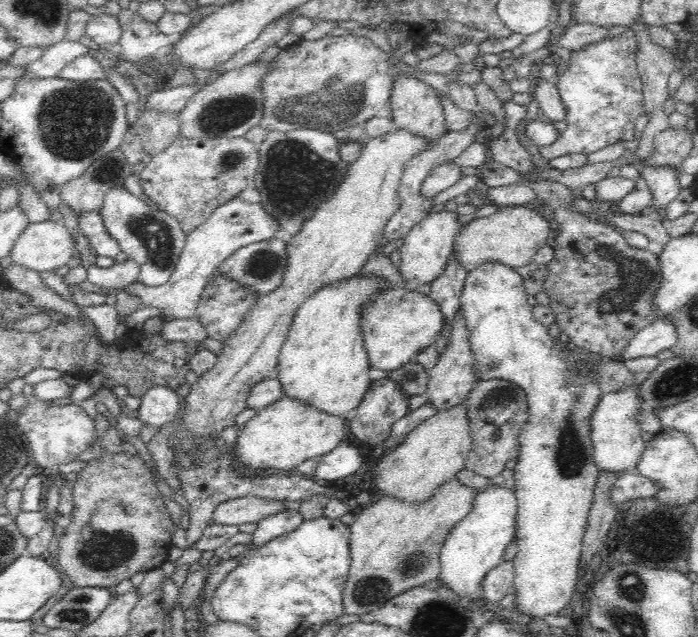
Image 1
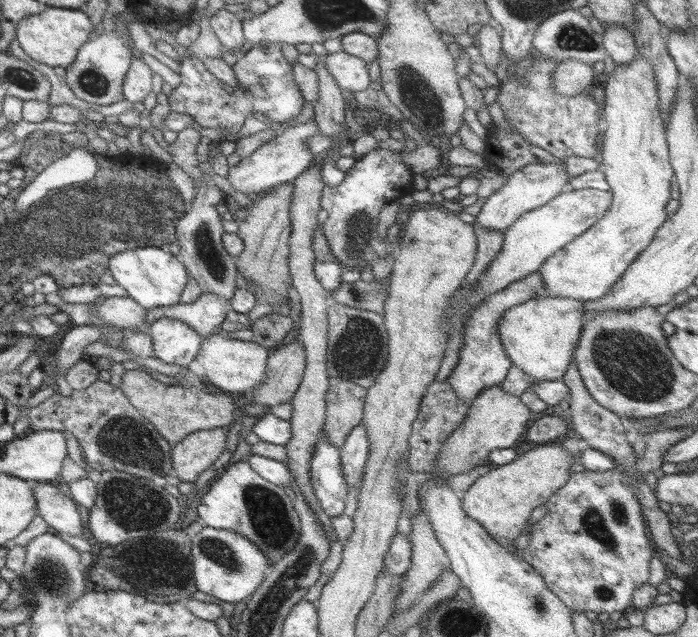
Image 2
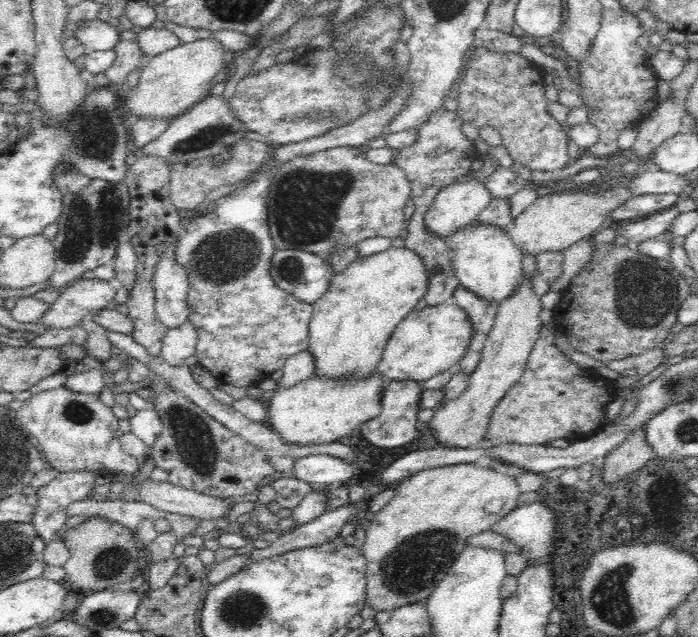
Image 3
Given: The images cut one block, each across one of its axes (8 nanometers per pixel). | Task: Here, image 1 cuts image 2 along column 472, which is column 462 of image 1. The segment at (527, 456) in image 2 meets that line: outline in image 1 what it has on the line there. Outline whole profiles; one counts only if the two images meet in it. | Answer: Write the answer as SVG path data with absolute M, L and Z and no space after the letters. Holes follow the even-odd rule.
M456 477L438 486L424 502L415 504L390 496L373 499L350 526L350 570L343 591L345 614L374 614L402 592L434 582L440 576L440 572L434 572L434 564L440 558L441 548L454 526L473 510L482 492L483 488L460 484Z

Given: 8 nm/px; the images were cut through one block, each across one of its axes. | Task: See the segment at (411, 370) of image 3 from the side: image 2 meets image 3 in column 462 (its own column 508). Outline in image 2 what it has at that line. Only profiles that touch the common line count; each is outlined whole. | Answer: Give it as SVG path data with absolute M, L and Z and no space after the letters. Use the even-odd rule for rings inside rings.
M548 296L507 310L501 316L497 331L513 366L521 368L534 381L561 379L568 367L575 364L574 351L585 321L584 303L573 298Z

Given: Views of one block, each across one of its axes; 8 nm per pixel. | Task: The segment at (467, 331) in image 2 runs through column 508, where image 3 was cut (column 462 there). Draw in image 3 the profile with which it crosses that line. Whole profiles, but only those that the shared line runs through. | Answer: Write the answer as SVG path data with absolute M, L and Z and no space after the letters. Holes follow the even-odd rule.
M460 284L454 290L451 302L462 307L462 310L468 313L468 319L472 321L472 338L470 338L468 350L456 368L471 374L481 360L482 349L494 324L499 304L496 301L478 297L474 291Z

